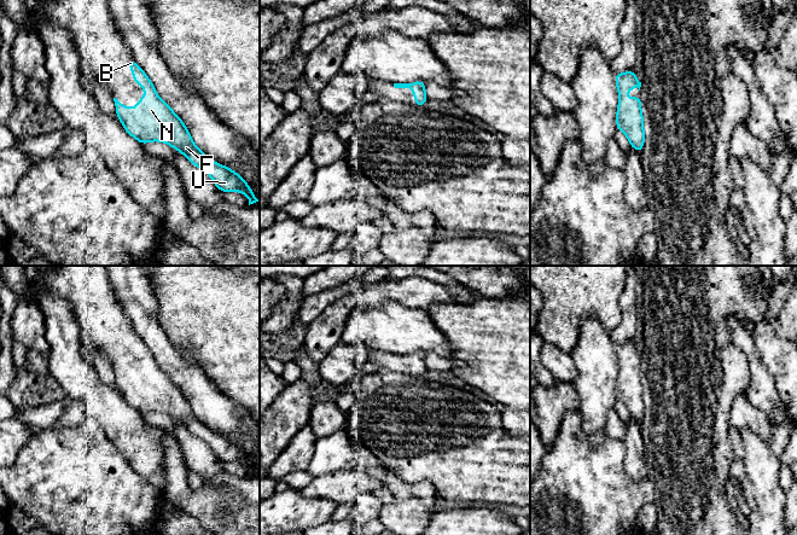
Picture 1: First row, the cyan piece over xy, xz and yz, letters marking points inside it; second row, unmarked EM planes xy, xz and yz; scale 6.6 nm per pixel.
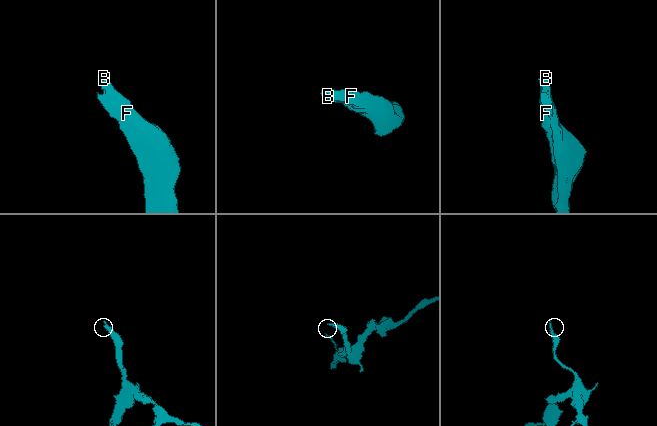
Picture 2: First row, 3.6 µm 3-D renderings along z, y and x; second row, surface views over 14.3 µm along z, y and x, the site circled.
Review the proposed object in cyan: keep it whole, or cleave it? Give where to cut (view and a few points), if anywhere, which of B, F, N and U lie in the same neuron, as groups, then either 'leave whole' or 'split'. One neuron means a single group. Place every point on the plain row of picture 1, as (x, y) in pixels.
cut none; groups B F N U; leave whole

